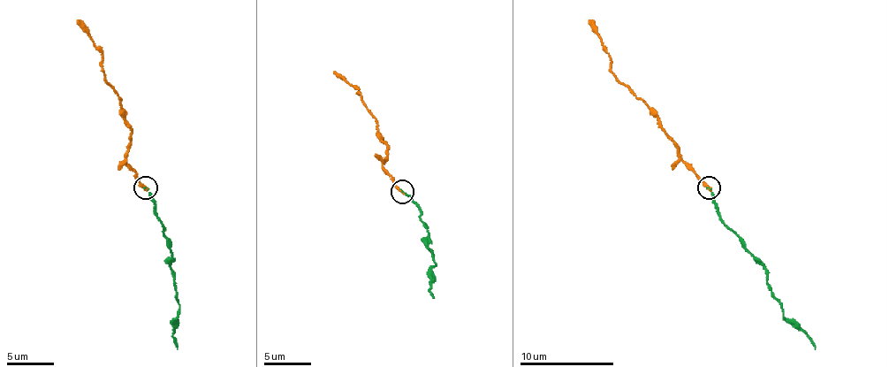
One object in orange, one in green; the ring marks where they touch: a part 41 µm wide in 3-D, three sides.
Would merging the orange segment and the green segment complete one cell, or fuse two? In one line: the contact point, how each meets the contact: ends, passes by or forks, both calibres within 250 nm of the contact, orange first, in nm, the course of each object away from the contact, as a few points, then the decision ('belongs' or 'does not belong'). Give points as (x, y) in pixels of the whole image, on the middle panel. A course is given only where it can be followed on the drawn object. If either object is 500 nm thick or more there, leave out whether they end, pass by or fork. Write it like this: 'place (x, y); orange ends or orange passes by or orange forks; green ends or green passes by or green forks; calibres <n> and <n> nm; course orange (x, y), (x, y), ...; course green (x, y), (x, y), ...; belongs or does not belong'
place (402, 192); orange ends; green ends; calibres 300 and 100 nm; course orange (403, 191), (382, 165), (386, 160), (389, 149), (382, 141), (376, 118), (360, 99), (360, 95), (334, 71); course green (403, 191), (412, 201), (429, 233), (426, 245), (436, 264), (431, 269), (433, 297); belongs

